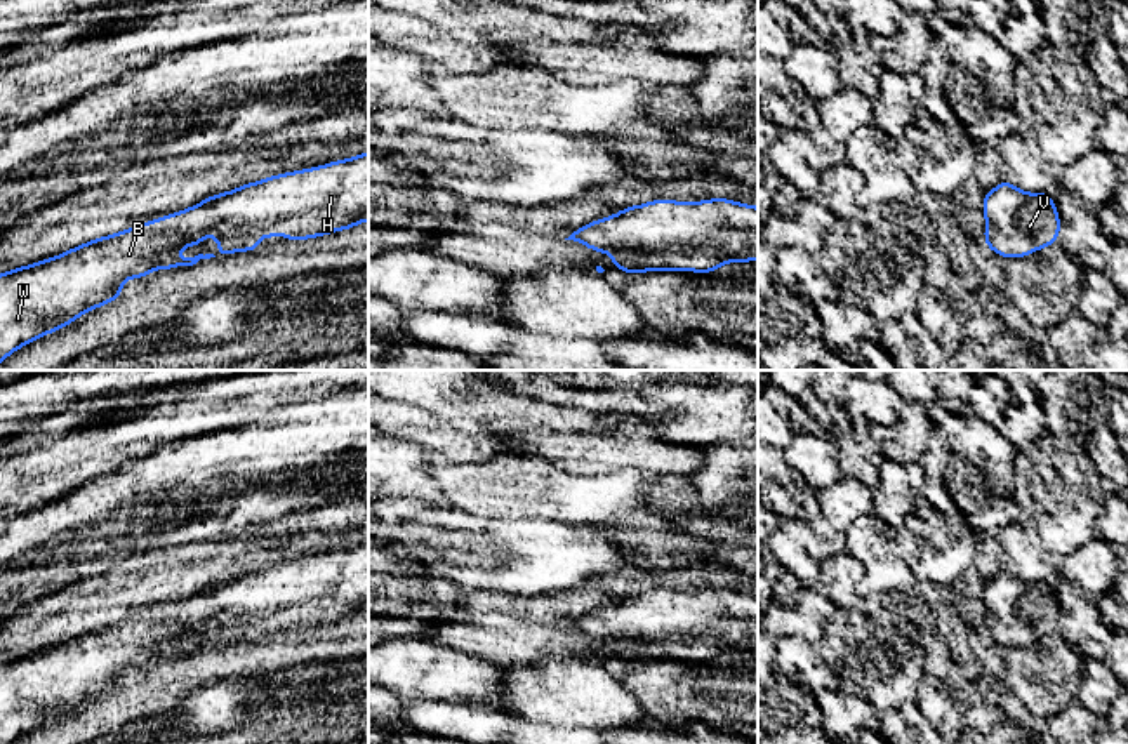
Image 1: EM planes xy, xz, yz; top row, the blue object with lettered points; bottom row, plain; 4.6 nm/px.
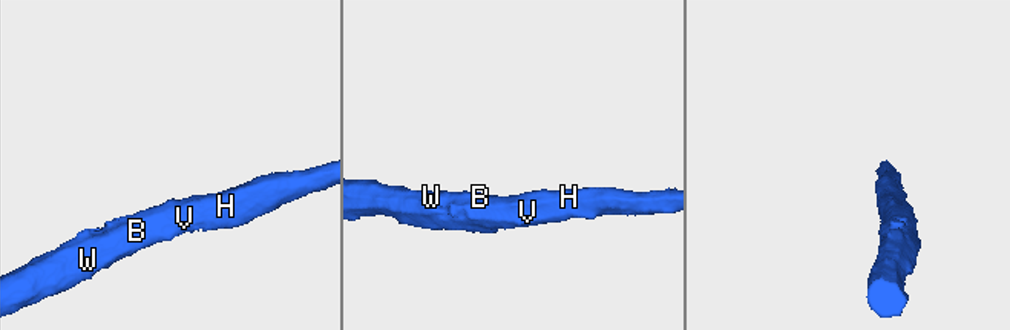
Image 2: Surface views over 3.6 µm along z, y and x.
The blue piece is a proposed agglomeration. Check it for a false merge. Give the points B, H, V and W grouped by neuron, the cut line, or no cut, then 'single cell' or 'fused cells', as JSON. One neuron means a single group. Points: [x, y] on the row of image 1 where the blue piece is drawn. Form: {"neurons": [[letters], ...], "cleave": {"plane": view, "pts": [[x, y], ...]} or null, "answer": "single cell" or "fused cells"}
{"neurons": [["B", "H", "V", "W"]], "cleave": null, "answer": "single cell"}

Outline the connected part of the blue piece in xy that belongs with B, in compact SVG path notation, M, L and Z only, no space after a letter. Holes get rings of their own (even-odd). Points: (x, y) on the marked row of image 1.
M368 151L327 165L285 172L243 184L233 191L207 196L203 202L186 210L167 214L125 231L90 240L52 259L42 259L35 264L5 271L0 275L0 363L19 348L50 332L57 332L73 323L80 315L123 296L122 283L127 278L146 278L153 269L193 266L200 259L210 259L216 256L224 257L231 252L261 252L264 245L254 243L259 236L275 238L282 233L289 242L308 240L341 229L351 229L365 221L368 221ZM209 233L217 238L219 252L216 256L198 254L195 257L176 257L170 254L172 250L202 243Z

